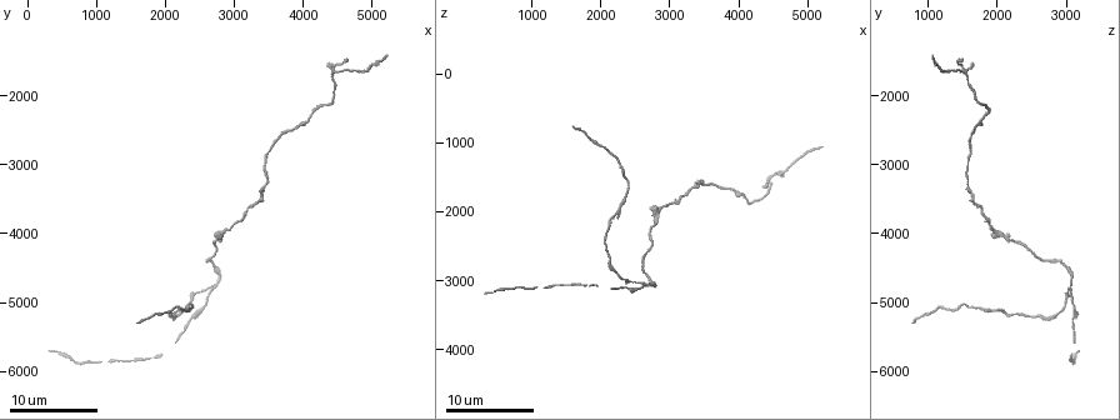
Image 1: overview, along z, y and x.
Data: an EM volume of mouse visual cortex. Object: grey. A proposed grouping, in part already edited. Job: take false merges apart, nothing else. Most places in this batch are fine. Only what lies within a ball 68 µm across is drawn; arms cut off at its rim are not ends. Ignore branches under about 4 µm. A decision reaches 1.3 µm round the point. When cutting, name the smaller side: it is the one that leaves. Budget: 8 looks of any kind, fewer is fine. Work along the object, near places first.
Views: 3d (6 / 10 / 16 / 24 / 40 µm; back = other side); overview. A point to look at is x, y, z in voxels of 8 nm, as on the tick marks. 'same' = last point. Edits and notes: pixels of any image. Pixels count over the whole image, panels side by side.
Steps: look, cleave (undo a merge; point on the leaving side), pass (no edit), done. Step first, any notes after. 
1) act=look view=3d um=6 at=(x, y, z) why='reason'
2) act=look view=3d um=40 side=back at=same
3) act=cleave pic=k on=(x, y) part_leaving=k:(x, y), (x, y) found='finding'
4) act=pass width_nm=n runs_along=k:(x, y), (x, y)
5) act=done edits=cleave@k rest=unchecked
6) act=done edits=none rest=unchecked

act=look view=3d um=6 at=(2800, 4000, 1950) why='three arms meet'

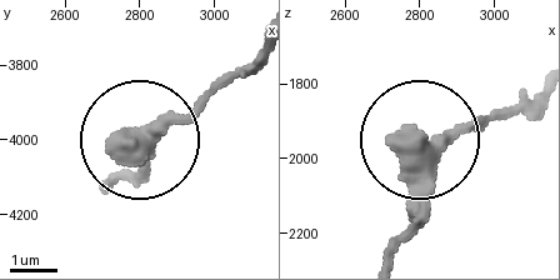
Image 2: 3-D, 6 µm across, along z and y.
act=look view=3d um=6 side=back at=(2840, 3990, 1990) why='from behind'

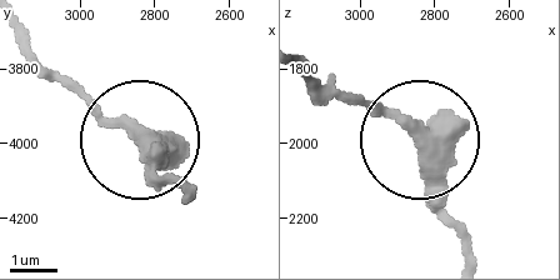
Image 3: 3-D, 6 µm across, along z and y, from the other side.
act=pass width_nm=380 runs_along=3:(460, 246), (431, 154), (333, 86) found='all the same neuron'

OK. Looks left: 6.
act=look view=3d um=10 at=(3450, 3250, 1600) why='sudden change in width'

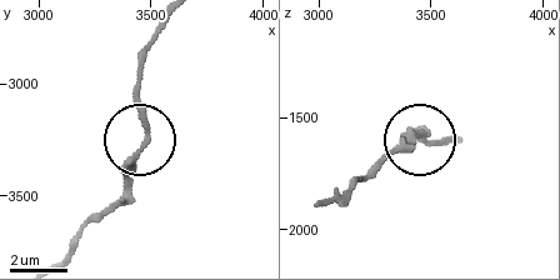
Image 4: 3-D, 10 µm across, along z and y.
act=look view=3d um=6 at=(3480, 3250, 1580)

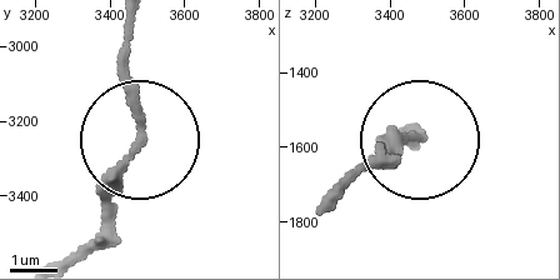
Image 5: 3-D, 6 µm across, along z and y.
act=pass width_nm=190 found='one neuron here'

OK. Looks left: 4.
act=look view=3d um=16 at=(4100, 2300, 1800) why='sudden change in width'

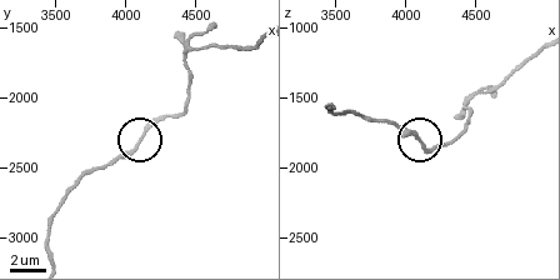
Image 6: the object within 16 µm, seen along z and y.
act=look view=3d um=6 at=(4100, 2280, 1820) why='closer look'

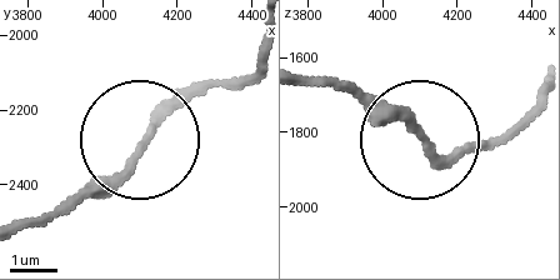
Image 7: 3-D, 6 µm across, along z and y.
act=pass found='all the same neuron'

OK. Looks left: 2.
act=look view=3d um=10 at=(4550, 1650, 1500) why='four-way junction'

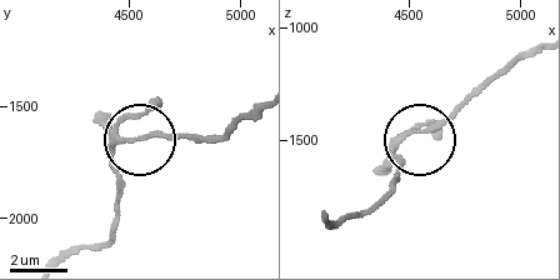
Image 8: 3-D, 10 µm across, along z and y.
act=look view=3d um=10 side=back at=(4510, 1640, 1470) why='from behind'

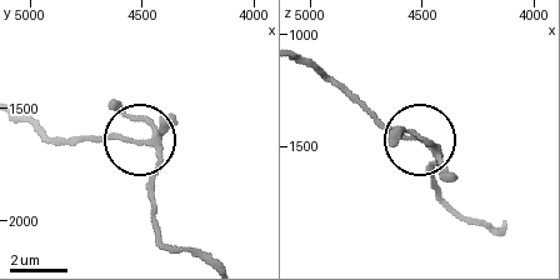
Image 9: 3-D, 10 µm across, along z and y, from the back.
act=pass width_nm=160 runs_along=9:(194, 255), (165, 244), (155, 229), (155, 150), (81, 136) found='one neuron here'

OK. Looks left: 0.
act=done edits=none rest=unchecked

